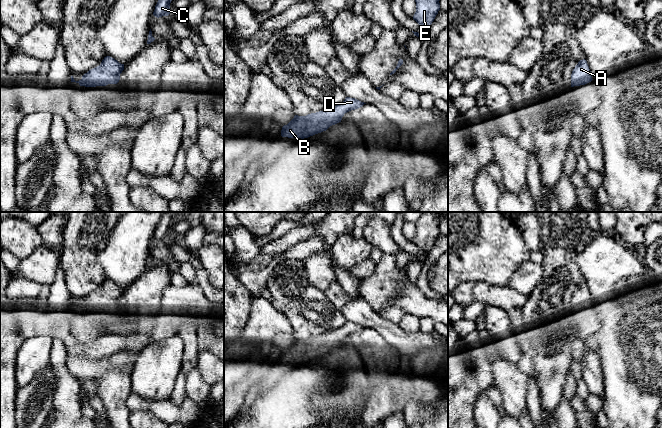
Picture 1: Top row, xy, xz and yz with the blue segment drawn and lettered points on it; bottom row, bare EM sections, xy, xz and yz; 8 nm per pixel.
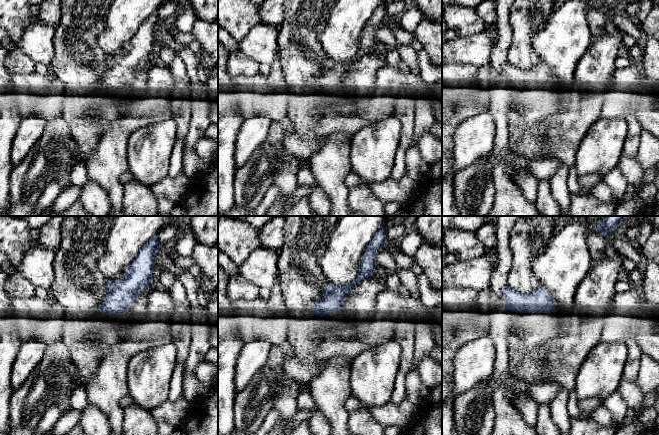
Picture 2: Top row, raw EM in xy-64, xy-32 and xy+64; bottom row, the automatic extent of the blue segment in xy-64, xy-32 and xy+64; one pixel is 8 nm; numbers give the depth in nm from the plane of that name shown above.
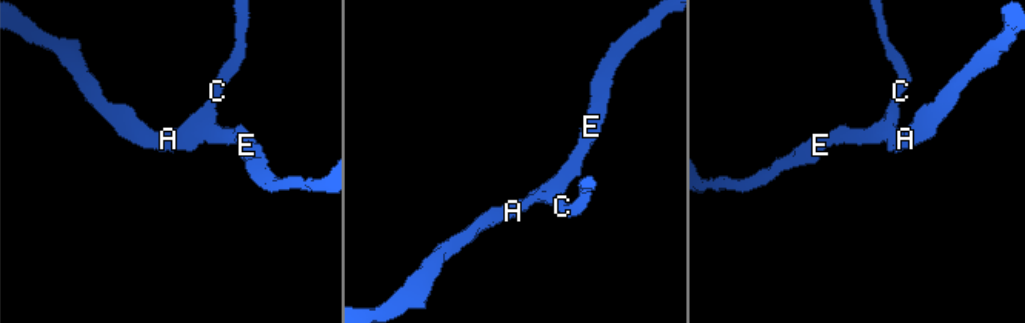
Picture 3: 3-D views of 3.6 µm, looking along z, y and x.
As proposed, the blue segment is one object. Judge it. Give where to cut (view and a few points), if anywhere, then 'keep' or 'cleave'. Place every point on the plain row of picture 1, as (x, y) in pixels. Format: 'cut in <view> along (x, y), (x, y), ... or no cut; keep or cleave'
no cut; keep

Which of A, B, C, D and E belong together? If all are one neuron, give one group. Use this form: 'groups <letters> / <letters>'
groups A B C D E

